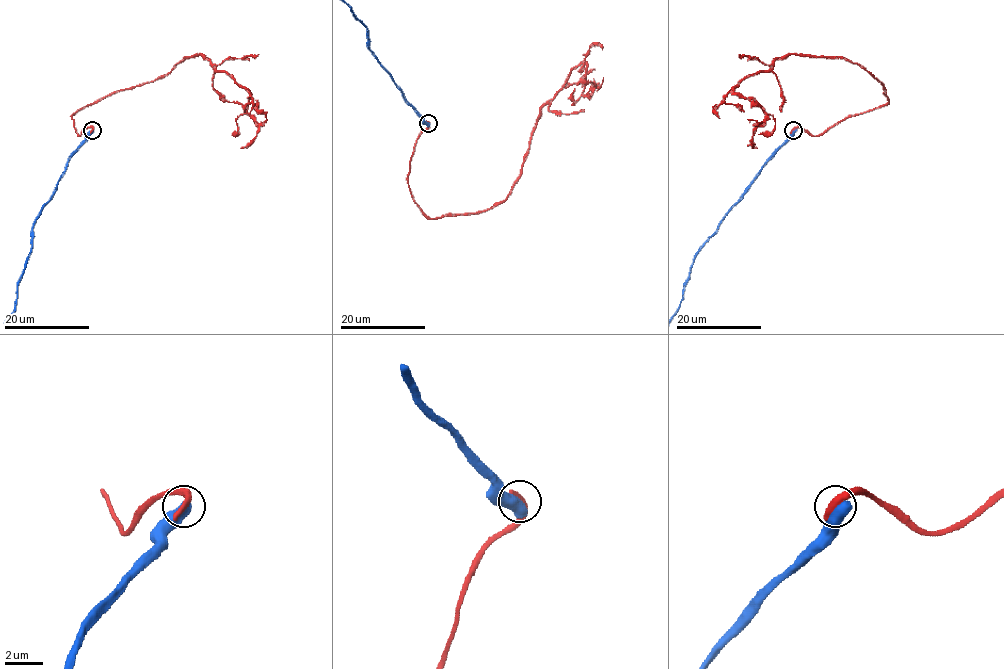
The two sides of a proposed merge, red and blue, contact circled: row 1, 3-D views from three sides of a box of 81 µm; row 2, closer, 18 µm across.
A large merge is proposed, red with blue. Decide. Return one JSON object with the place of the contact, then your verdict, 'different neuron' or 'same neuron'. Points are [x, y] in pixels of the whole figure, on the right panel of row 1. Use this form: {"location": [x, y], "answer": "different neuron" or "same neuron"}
{"location": [793, 130], "answer": "different neuron"}

